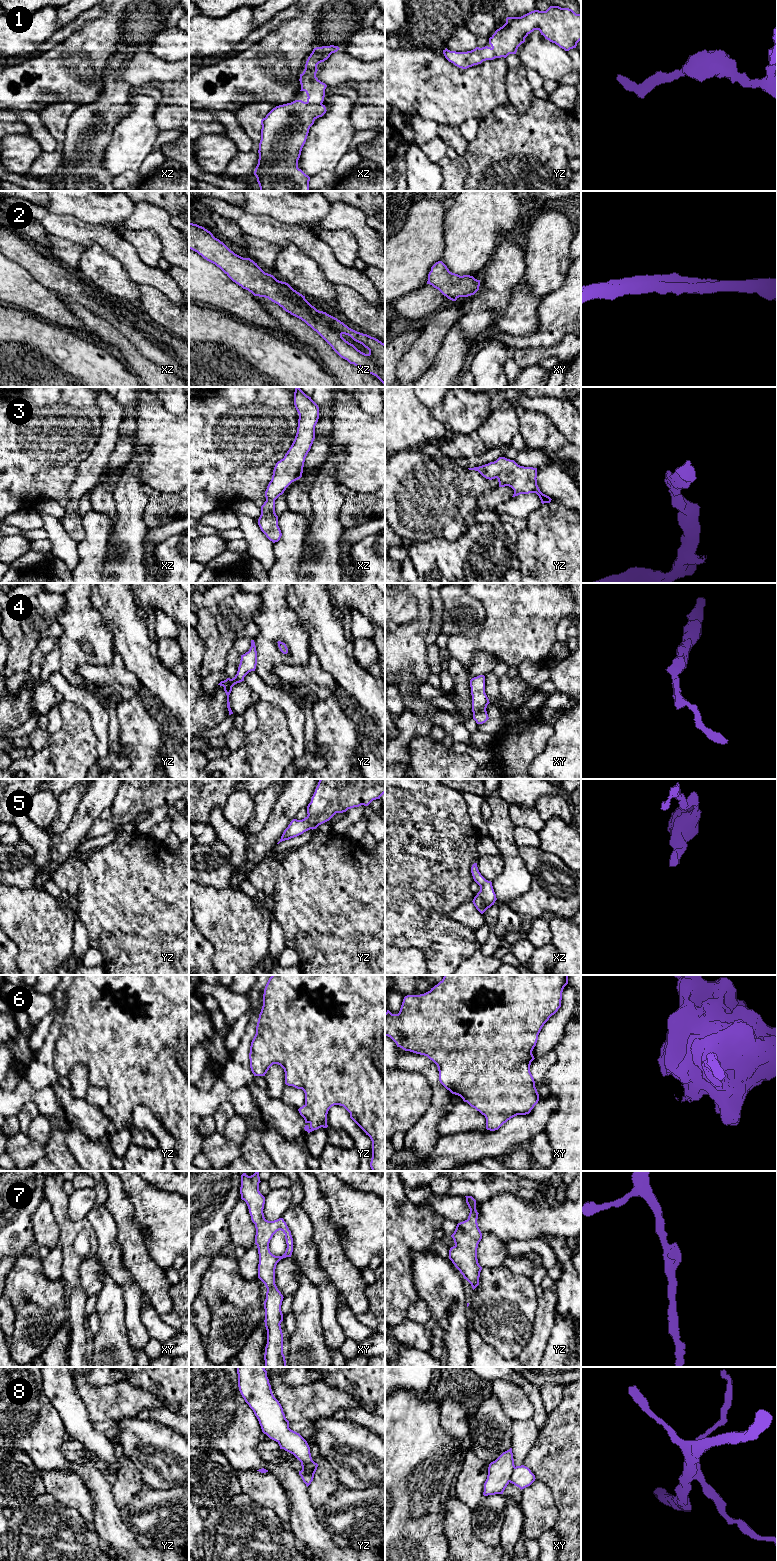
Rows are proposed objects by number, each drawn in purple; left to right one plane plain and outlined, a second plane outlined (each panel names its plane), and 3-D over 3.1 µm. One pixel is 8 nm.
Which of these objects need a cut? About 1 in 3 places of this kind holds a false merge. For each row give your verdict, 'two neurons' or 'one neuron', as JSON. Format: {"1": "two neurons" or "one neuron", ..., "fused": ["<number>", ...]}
{"1": "one neuron", "2": "one neuron", "3": "one neuron", "4": "one neuron", "5": "one neuron", "6": "one neuron", "7": "one neuron", "8": "two neurons", "fused": ["8"]}

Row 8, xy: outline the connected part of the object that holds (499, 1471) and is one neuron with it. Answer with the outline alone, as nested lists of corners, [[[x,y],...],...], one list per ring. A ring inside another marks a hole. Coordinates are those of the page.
[[[510,1448],[489,1464],[483,1495],[503,1494],[514,1468],[512,1448]]]

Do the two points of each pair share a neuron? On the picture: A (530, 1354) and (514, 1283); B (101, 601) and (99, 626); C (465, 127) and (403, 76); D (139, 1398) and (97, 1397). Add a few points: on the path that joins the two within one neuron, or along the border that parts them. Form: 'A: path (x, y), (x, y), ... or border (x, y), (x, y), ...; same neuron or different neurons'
A: border (534, 1320), (532, 1336), (519, 1356); different neurons
B: border (91, 593), (91, 605), (106, 620), (112, 633); different neurons
C: border (478, 119), (466, 119), (458, 126); different neurons
D: path (129, 1399), (107, 1399); same neuron

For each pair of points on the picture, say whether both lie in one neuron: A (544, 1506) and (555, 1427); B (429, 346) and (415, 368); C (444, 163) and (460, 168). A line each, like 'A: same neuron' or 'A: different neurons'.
A: different neurons
B: same neuron
C: same neuron

